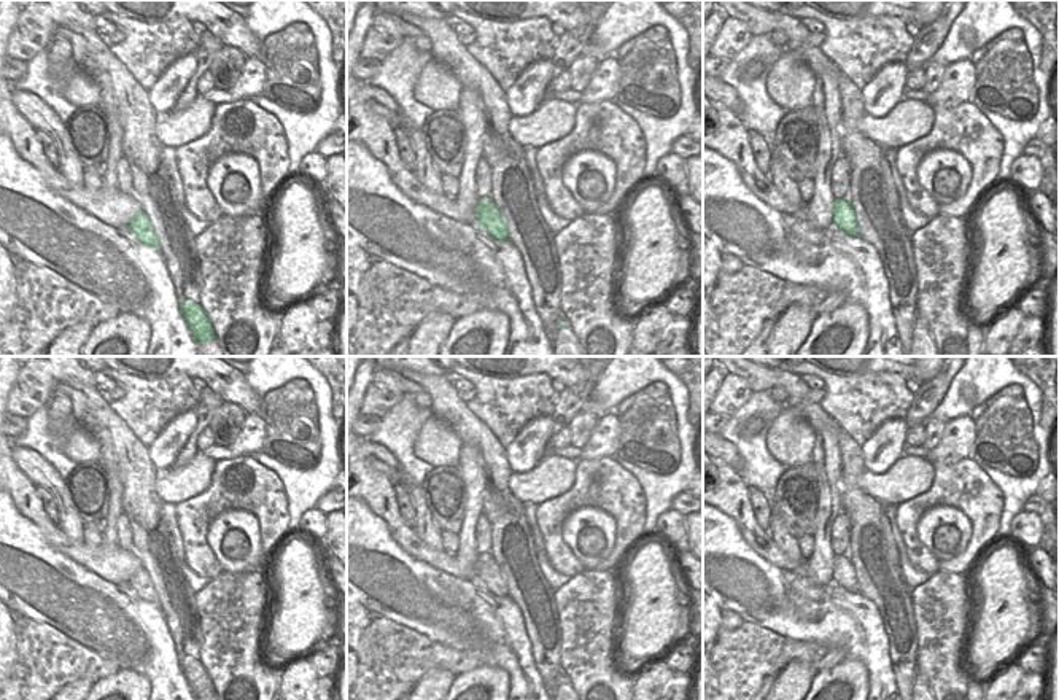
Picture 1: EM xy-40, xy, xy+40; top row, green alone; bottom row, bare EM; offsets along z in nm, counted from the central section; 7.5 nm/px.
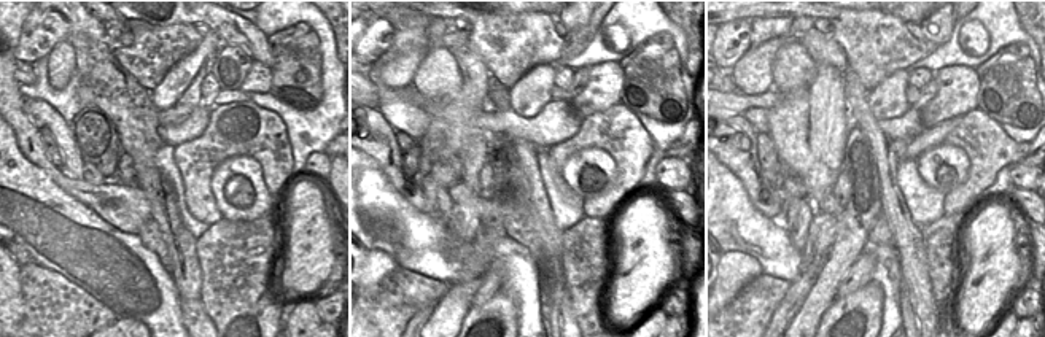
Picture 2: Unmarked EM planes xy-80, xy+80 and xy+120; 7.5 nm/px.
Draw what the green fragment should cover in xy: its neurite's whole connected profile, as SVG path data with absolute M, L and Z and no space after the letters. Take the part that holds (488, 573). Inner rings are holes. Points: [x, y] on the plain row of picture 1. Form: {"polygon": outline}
{"polygon": "M490 554L477 560L477 582L496 597L509 597L507 582Z"}

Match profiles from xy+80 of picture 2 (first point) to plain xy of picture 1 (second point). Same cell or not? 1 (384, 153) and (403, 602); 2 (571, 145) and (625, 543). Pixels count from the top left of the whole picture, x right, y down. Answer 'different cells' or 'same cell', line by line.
1: different cells
2: same cell

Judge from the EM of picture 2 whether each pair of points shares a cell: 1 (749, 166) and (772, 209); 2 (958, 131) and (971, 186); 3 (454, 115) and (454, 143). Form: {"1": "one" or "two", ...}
{"1": "one", "2": "one", "3": "one"}

